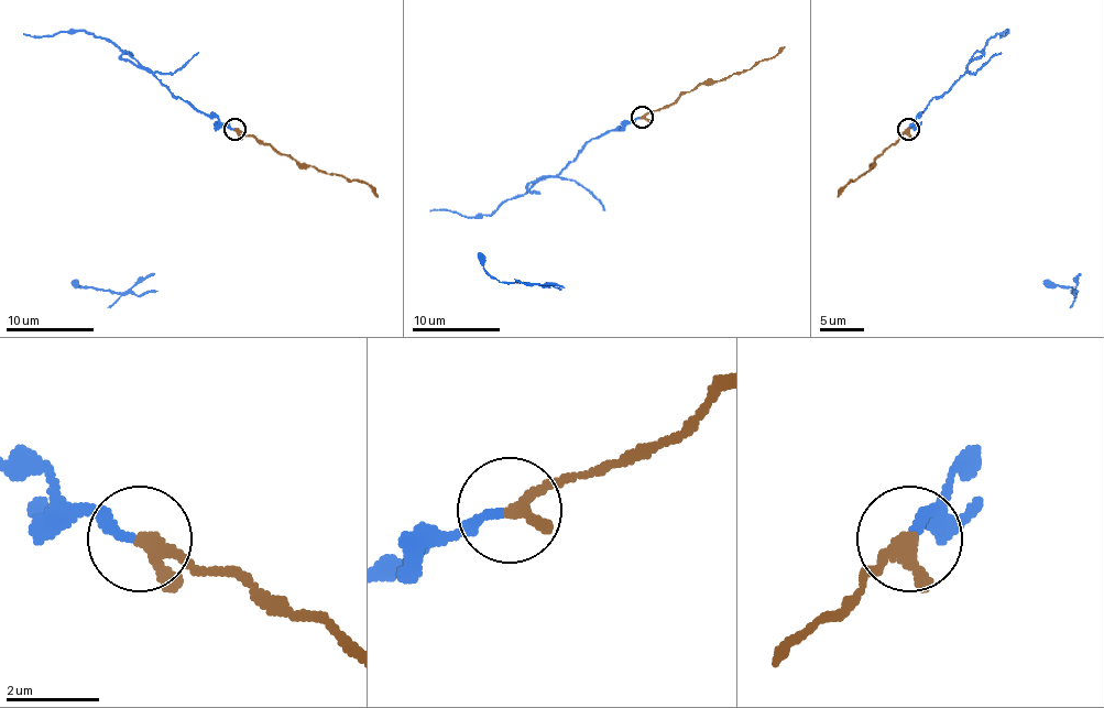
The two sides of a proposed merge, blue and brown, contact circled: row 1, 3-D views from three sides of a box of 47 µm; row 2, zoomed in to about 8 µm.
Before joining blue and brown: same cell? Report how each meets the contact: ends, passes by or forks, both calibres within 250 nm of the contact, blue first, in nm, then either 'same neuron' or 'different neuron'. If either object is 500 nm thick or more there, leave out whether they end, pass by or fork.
blue ends; brown passes by; calibres 220 and 240 nm; different neuron

